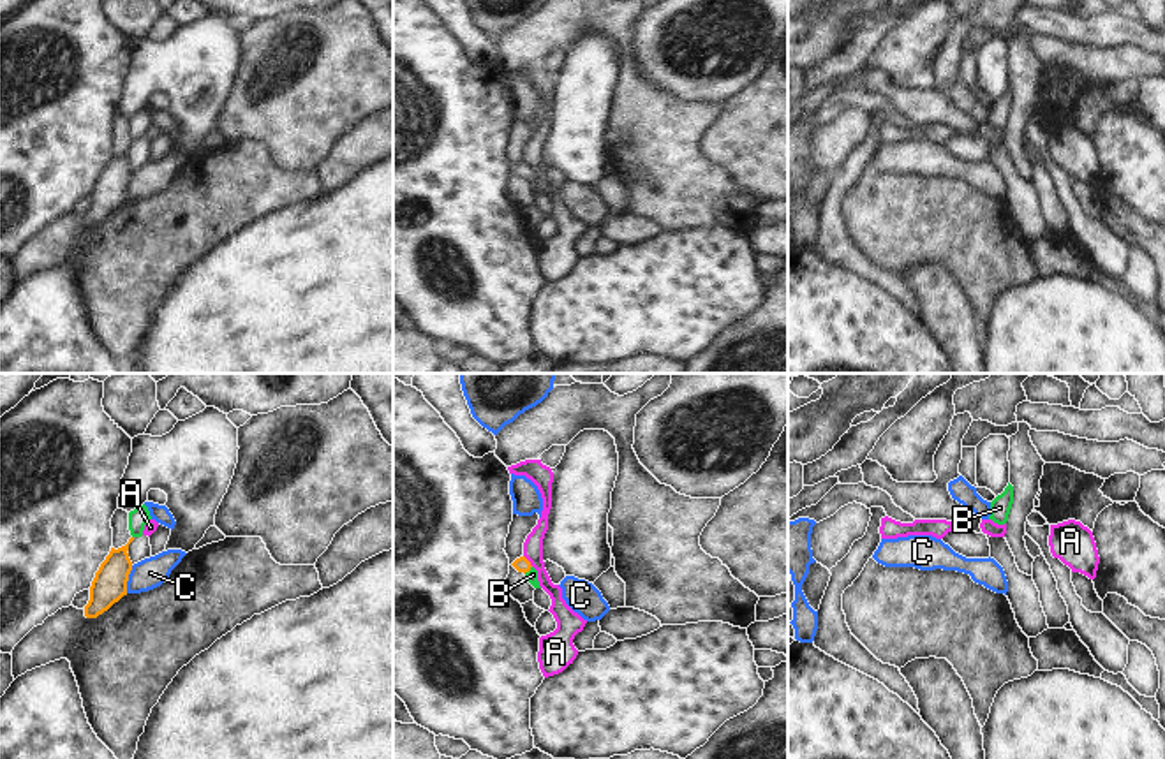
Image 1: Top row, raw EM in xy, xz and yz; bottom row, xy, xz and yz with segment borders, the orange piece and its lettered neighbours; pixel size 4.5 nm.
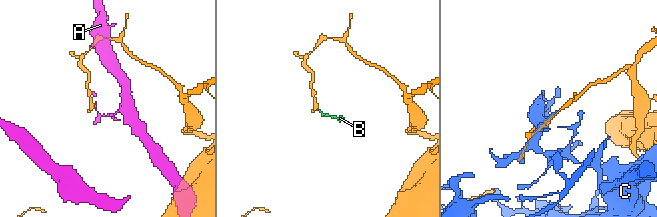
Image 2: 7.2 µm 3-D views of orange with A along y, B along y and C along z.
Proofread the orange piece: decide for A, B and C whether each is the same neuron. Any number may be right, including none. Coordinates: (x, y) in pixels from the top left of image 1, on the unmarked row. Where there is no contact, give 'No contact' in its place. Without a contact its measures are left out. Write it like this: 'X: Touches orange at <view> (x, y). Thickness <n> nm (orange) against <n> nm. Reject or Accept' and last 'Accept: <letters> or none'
A: Touches orange at xz (527, 166). Thickness 70 nm (orange) against 100 nm. Reject
B: Touches orange at xz (527, 176). Thickness 70 nm (orange) against 50 nm. Accept
C: Touches orange at xy (127, 185). Thickness 160 nm (orange) against 140 nm. Reject
Accept: B

